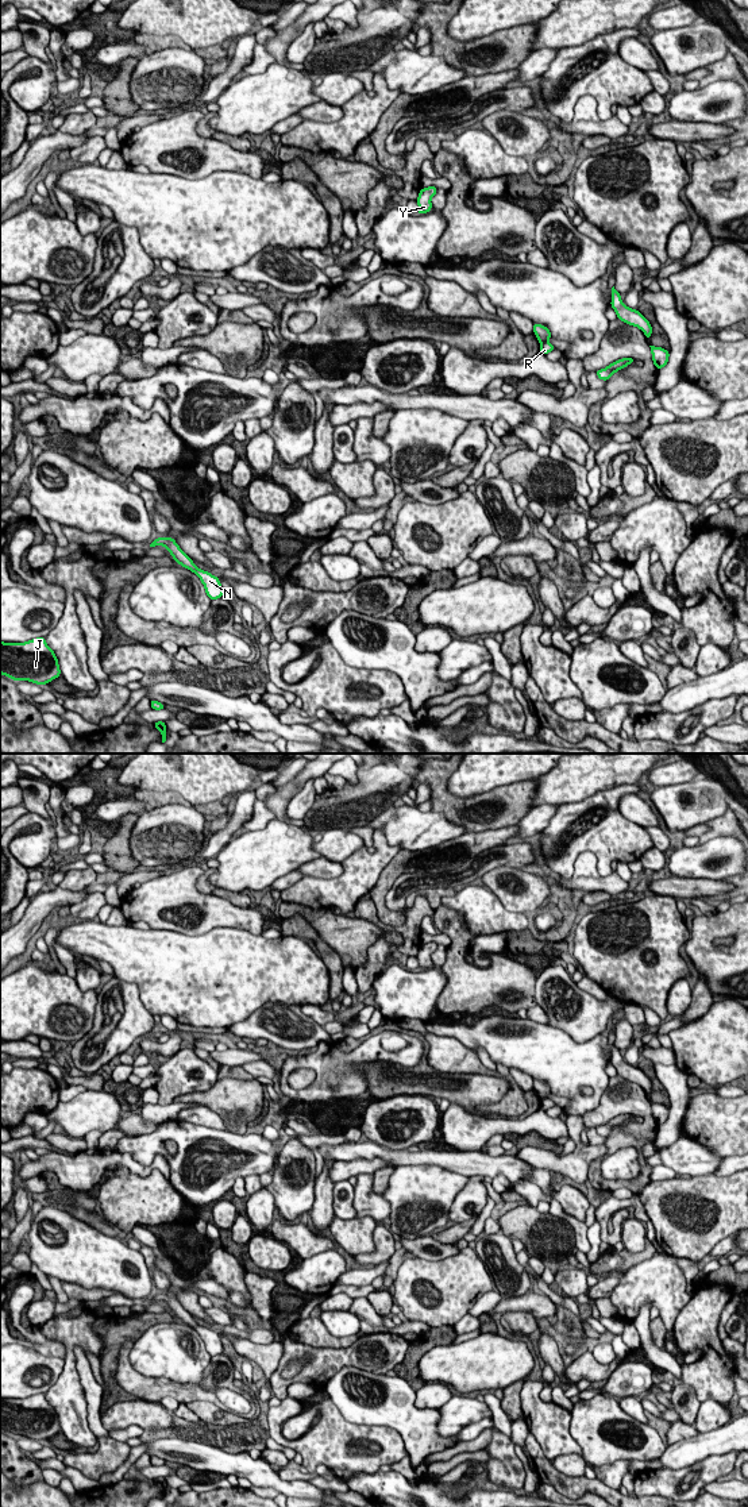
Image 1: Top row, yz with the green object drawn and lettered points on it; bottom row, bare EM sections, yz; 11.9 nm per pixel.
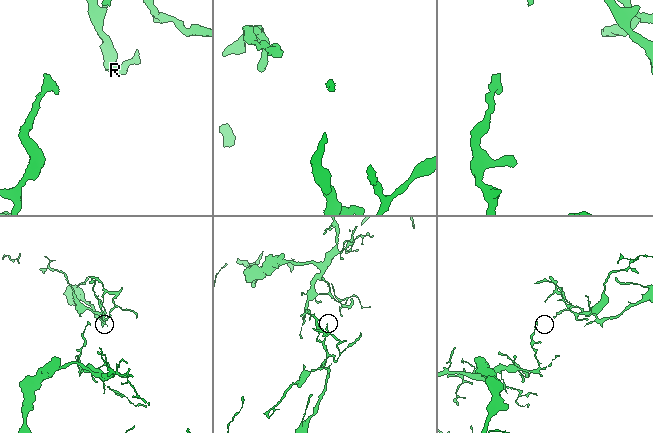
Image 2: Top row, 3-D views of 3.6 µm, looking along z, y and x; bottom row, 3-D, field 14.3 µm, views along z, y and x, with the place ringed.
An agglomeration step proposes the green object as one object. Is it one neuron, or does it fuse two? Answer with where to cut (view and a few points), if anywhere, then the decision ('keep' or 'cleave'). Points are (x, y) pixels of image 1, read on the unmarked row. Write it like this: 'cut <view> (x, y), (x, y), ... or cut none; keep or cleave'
cut yz (547, 1098), (540, 1101); cleave

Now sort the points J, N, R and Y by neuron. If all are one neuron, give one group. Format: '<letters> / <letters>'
J N / R Y

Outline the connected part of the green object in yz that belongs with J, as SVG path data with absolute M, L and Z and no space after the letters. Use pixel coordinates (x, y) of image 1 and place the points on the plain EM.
M36 1394L24 1399L0 1398L0 1430L45 1442L61 1433L61 1426L46 1395Z

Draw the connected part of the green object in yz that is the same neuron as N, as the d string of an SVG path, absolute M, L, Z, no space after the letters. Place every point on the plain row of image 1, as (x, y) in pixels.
M157 1294L150 1303L163 1302L173 1313L173 1317L194 1329L205 1344L207 1352L213 1357L223 1353L220 1336L208 1327L200 1326L193 1317L180 1304L173 1294Z

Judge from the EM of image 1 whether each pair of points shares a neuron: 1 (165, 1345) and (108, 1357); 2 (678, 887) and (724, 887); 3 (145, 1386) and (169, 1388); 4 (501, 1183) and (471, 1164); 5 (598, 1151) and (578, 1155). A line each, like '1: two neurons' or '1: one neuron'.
1: two neurons
2: one neuron
3: one neuron
4: two neurons
5: one neuron

